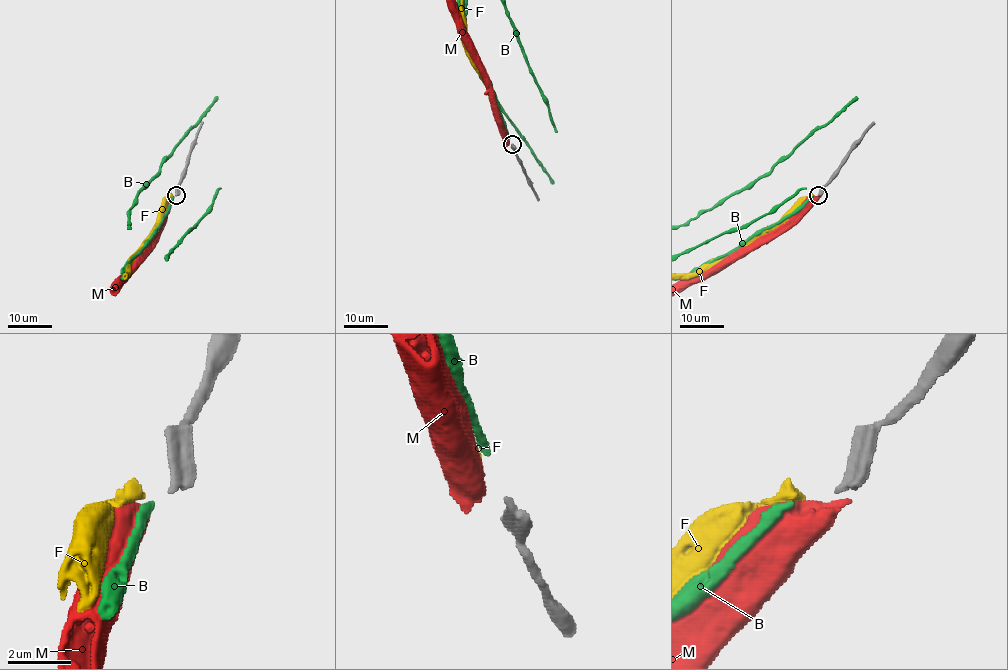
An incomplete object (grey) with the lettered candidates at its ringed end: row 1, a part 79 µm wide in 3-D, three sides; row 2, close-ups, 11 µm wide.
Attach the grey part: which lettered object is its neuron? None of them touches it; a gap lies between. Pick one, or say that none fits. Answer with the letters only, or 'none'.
B

